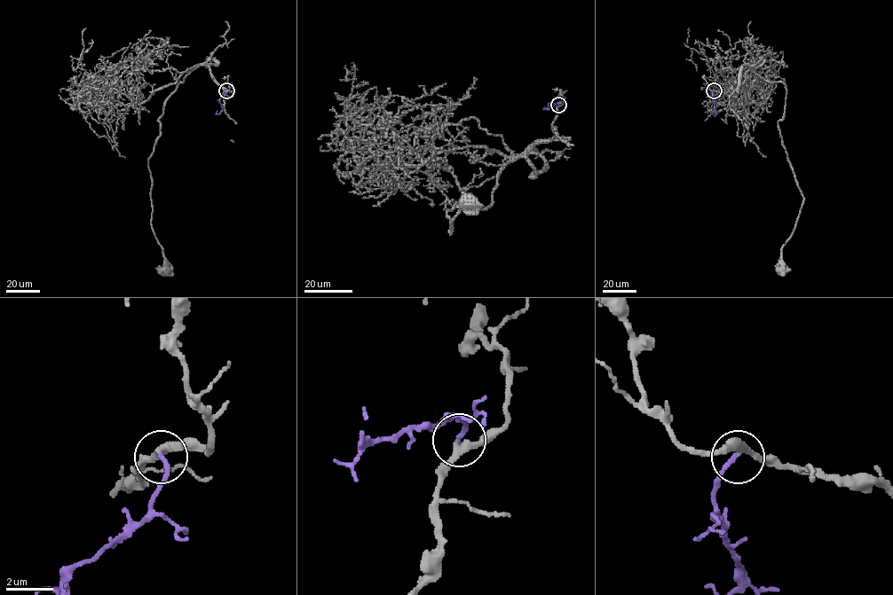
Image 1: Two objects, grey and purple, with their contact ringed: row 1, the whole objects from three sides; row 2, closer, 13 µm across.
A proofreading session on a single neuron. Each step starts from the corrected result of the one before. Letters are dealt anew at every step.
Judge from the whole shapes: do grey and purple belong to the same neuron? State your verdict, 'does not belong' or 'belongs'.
belongs

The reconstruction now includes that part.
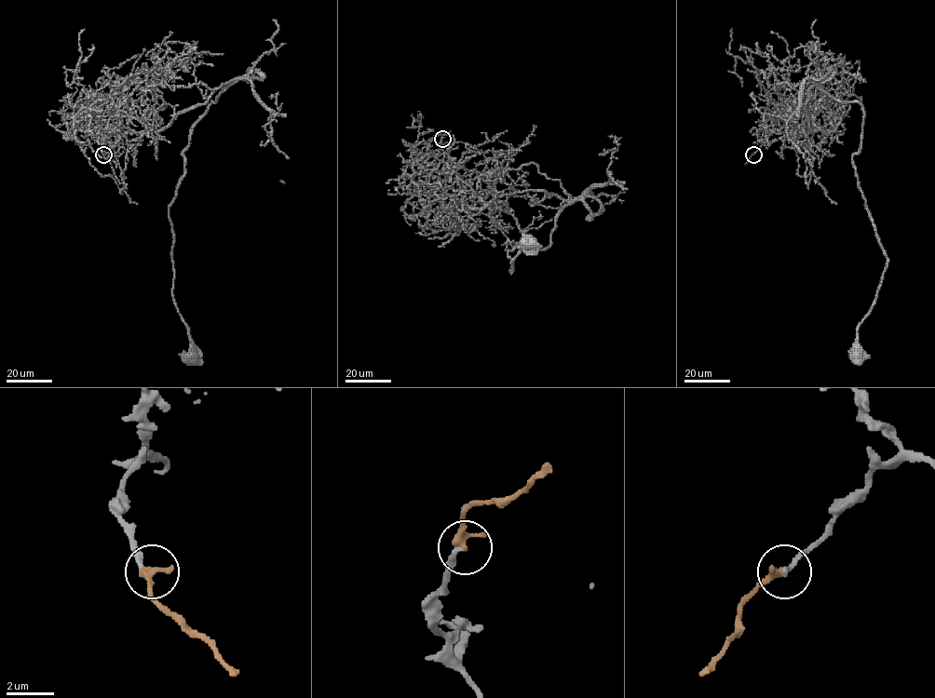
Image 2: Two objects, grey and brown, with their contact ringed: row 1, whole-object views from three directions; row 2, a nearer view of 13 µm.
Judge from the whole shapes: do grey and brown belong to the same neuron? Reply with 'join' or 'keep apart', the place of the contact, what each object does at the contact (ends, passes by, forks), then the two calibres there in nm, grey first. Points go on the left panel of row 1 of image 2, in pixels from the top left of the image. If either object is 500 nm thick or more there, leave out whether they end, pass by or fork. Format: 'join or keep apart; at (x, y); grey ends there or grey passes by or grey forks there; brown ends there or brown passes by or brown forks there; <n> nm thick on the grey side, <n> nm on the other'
join; at (103, 154); grey ends there; brown ends there; 200 nm thick on the grey side, 360 nm on the other

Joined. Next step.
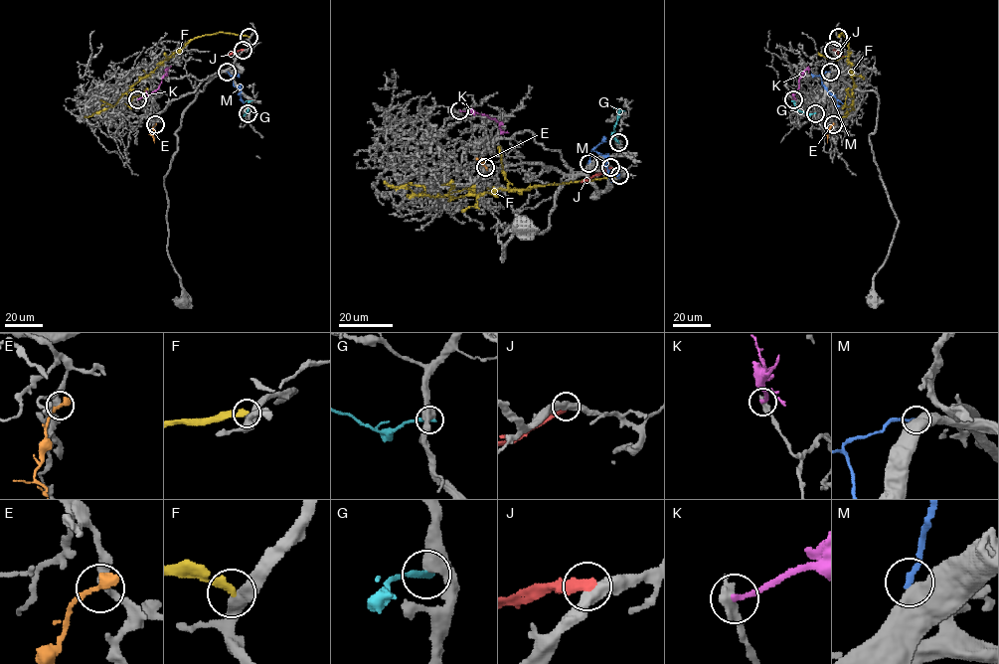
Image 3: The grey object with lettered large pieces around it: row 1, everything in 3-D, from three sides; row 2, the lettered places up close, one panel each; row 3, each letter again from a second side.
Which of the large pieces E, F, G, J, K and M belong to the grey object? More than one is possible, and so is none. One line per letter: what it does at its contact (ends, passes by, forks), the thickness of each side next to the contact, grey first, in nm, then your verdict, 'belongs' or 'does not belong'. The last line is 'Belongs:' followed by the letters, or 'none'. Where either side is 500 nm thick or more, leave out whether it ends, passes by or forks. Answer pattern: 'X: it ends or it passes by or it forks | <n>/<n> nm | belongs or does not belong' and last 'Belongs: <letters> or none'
E: it ends | 320/420 nm | does not belong
F: it ends | 440/320 nm | does not belong
G: it ends | 480/280 nm | does not belong
J: it ends | 440/440 nm | does not belong
K: 500/240 nm | does not belong
M: 850/240 nm | does not belong
Belongs: none

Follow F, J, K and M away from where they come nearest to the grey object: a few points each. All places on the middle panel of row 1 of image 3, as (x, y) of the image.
F: (619, 176), (521, 189), (494, 189), (457, 197), (416, 195), (410, 189), (390, 186), (383, 181)
J: (610, 168), (581, 182)
K: (459, 110), (487, 115), (500, 122), (500, 128), (508, 132)
M: (588, 163), (592, 149), (607, 157), (605, 166), (610, 174), (619, 176)

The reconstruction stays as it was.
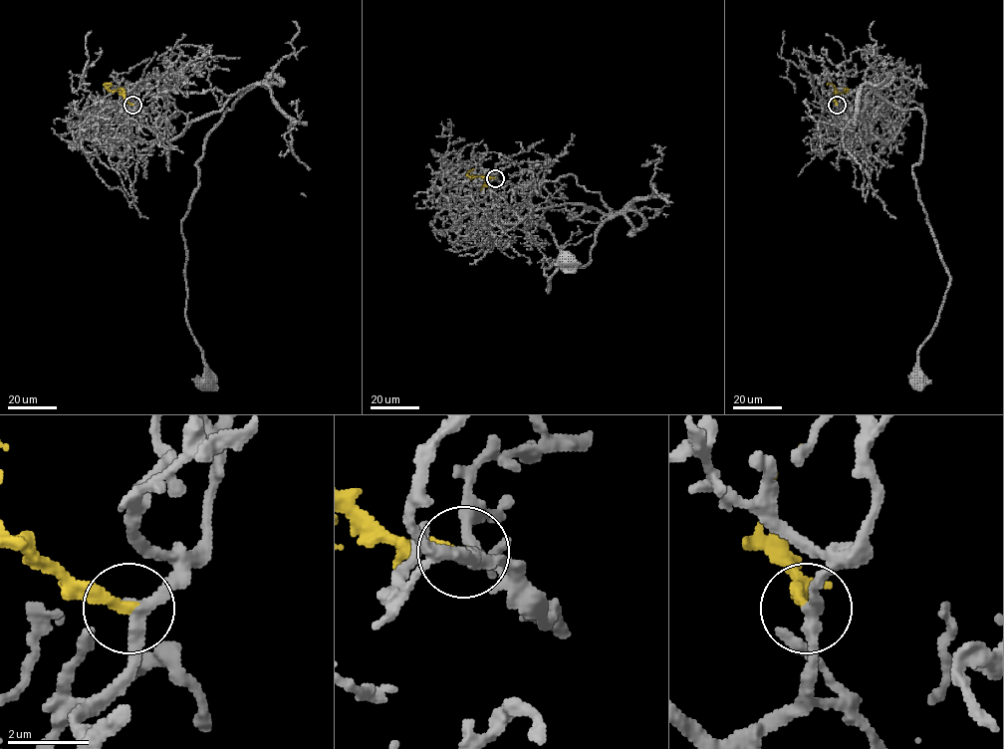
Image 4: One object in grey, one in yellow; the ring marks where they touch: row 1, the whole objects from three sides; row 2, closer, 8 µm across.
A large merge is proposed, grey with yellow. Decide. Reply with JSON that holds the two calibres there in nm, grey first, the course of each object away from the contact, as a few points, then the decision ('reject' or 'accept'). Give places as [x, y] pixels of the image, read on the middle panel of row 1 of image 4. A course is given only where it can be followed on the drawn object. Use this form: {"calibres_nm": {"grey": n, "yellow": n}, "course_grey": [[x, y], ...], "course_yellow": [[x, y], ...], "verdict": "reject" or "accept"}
{"calibres_nm": {"grey": 320, "yellow": 260}, "course_grey": [[495, 178], [477, 197], [504, 222], [611, 216], [586, 266], [544, 271], [548, 291], [570, 260]], "course_yellow": [[495, 178], [471, 178], [467, 173], [474, 168]], "verdict": "accept"}

